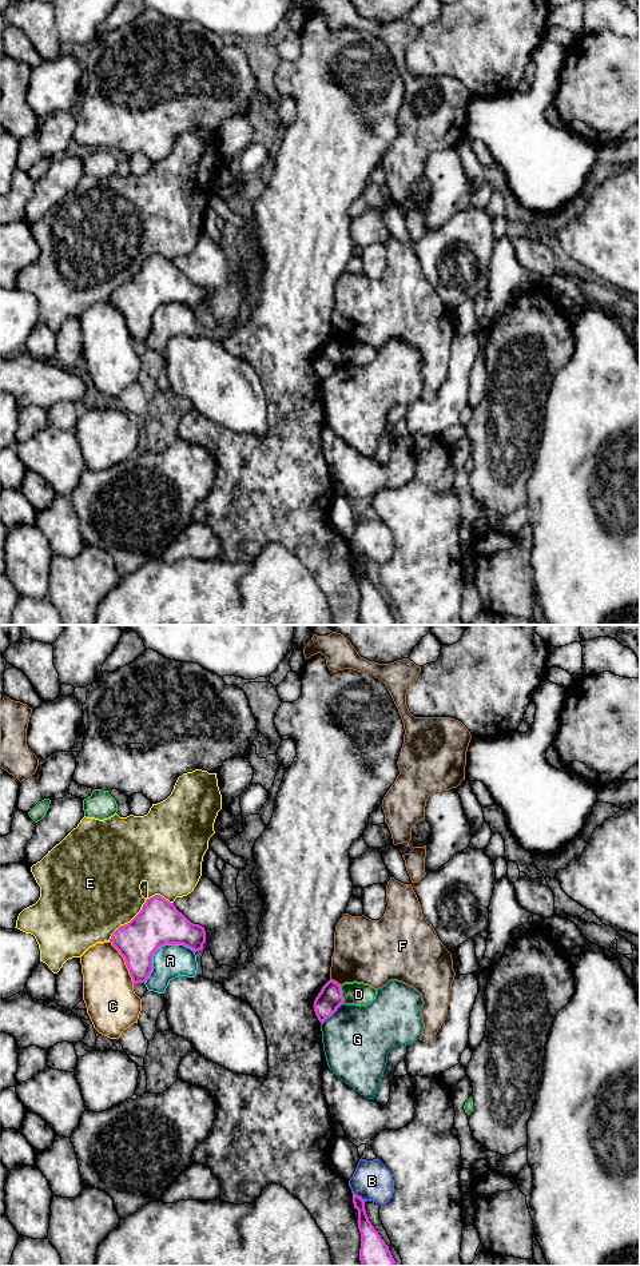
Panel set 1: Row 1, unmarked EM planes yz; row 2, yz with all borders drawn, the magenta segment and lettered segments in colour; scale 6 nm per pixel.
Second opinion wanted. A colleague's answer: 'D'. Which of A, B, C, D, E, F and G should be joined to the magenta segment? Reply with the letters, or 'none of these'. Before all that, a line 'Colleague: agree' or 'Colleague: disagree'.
Colleague: disagree
none of these

